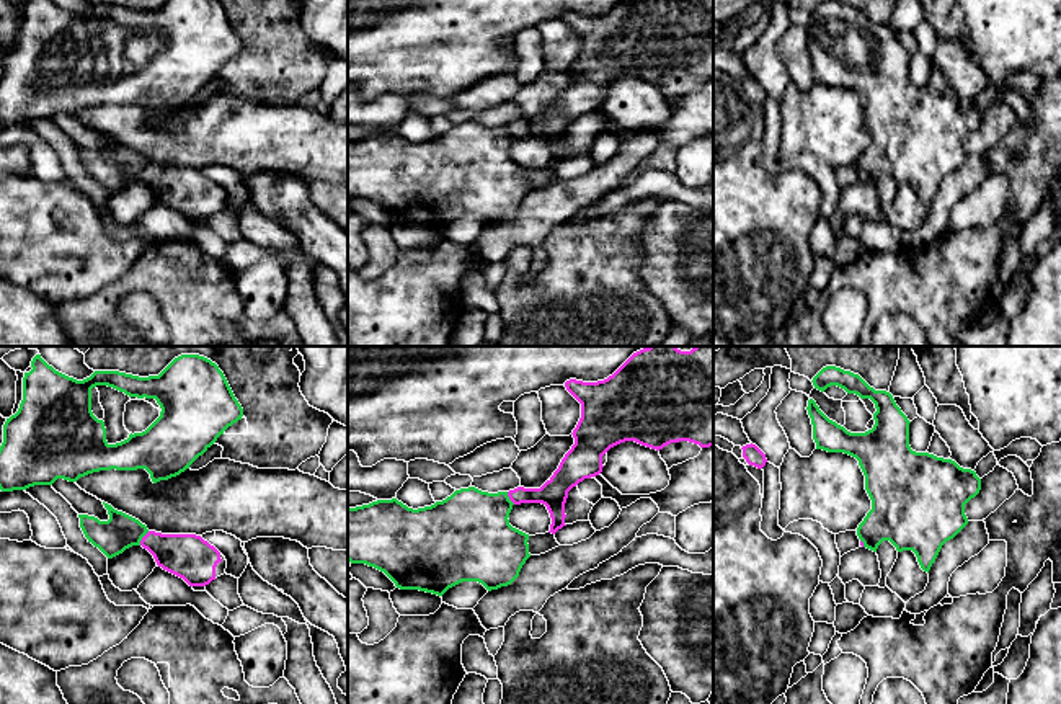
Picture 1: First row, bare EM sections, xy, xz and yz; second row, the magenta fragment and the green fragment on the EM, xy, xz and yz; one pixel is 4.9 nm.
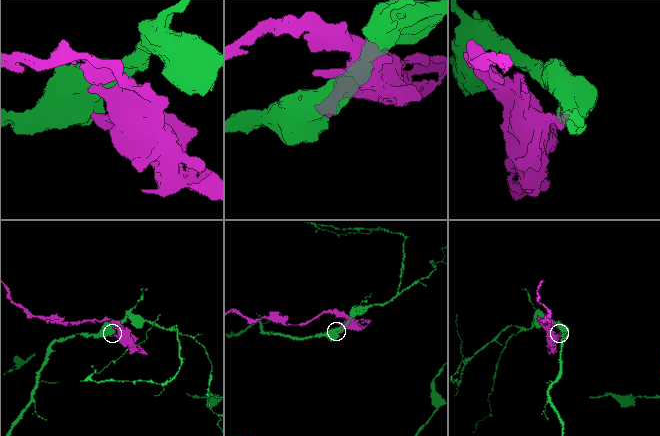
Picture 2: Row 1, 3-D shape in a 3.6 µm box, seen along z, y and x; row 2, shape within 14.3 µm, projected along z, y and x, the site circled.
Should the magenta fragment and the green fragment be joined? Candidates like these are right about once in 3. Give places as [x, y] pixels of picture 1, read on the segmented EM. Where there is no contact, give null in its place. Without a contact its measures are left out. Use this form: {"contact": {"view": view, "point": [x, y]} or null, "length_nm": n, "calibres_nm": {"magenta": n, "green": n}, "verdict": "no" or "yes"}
{"contact": {"view": "xy", "point": [142, 538]}, "length_nm": 90, "calibres_nm": {"magenta": 220, "green": 180}, "verdict": "no"}

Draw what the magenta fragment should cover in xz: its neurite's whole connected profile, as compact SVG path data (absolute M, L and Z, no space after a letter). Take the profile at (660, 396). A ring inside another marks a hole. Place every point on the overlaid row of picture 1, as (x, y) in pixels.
M648 346L633 353L612 376L597 382L583 382L570 379L566 390L581 403L581 418L573 430L575 444L562 459L558 469L540 488L517 487L508 492L514 505L542 503L547 506L555 534L565 524L565 503L568 492L584 479L602 472L602 456L614 446L635 441L641 446L656 449L668 469L694 459L704 448L713 446L713 346L694 346L690 351L681 351L676 346Z

